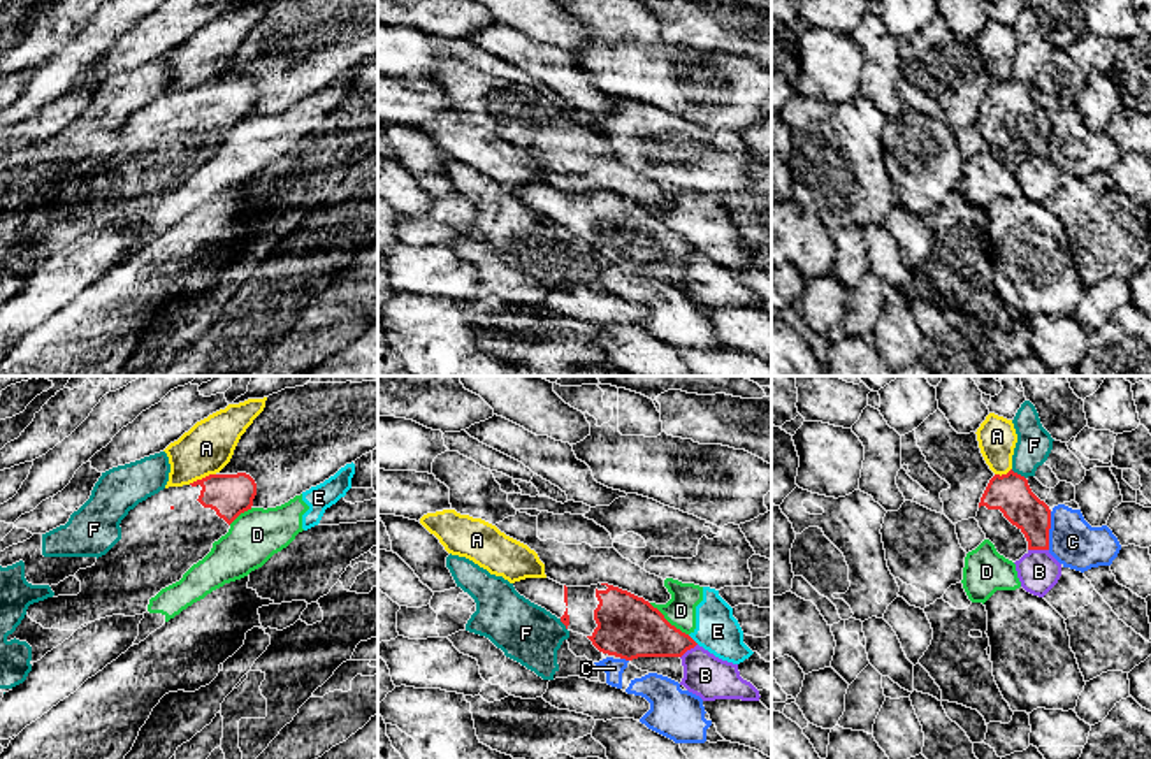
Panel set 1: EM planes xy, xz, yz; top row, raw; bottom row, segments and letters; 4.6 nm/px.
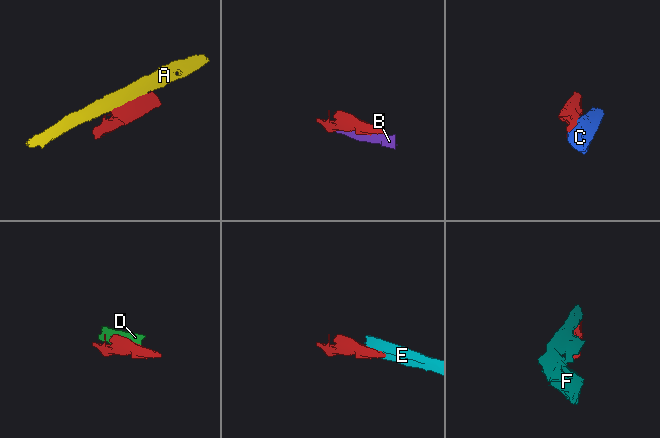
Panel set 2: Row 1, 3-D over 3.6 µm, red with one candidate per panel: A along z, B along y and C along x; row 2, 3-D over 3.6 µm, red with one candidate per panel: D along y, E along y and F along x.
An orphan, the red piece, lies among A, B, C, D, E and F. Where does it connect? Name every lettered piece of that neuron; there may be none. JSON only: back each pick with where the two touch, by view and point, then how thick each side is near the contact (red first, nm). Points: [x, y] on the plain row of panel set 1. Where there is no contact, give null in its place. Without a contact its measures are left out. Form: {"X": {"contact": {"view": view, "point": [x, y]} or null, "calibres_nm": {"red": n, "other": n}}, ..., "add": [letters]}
{"add": []}

